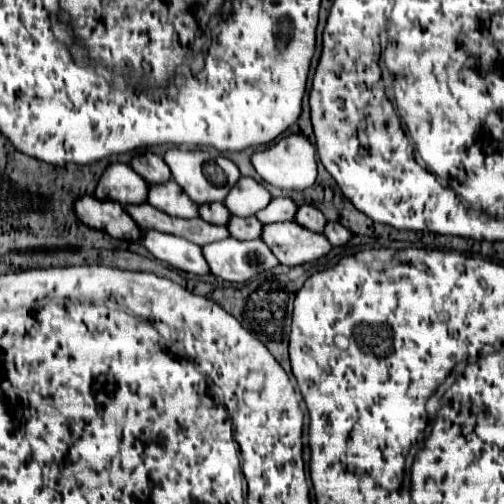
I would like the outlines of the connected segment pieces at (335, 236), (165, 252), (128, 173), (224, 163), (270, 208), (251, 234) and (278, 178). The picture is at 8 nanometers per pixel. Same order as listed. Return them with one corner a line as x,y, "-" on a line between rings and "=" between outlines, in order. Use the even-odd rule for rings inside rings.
327,223
323,235
329,239
331,245
345,245
351,239
351,233
339,223
=
143,229
141,243
151,251
157,259
169,263
171,267
193,273
193,275
207,275
209,265
201,255
201,247
175,235
167,235
155,229
=
111,163
95,189
97,199
111,199
121,205
127,203
143,203
147,199
149,183
143,181
129,165
=
167,149
163,153
163,161
169,165
173,179
179,183
179,187
195,201
195,203
211,203
211,201
223,201
227,191
237,183
241,177
237,165
227,161
225,157
219,157
211,149
=
279,197
279,199
271,199
271,203
259,211
255,217
267,225
267,223
277,223
277,221
293,221
293,215
297,211
297,205
287,199
287,197
=
231,215
227,229
235,239
259,239
261,237
261,223
255,217
235,217
=
287,135
283,139
279,139
275,145
255,151
251,155
251,163
255,167
255,171
261,175
263,181
267,181
269,185
275,185
279,189
307,189
315,183
317,177
317,157
315,157
315,147
303,137
303,135

